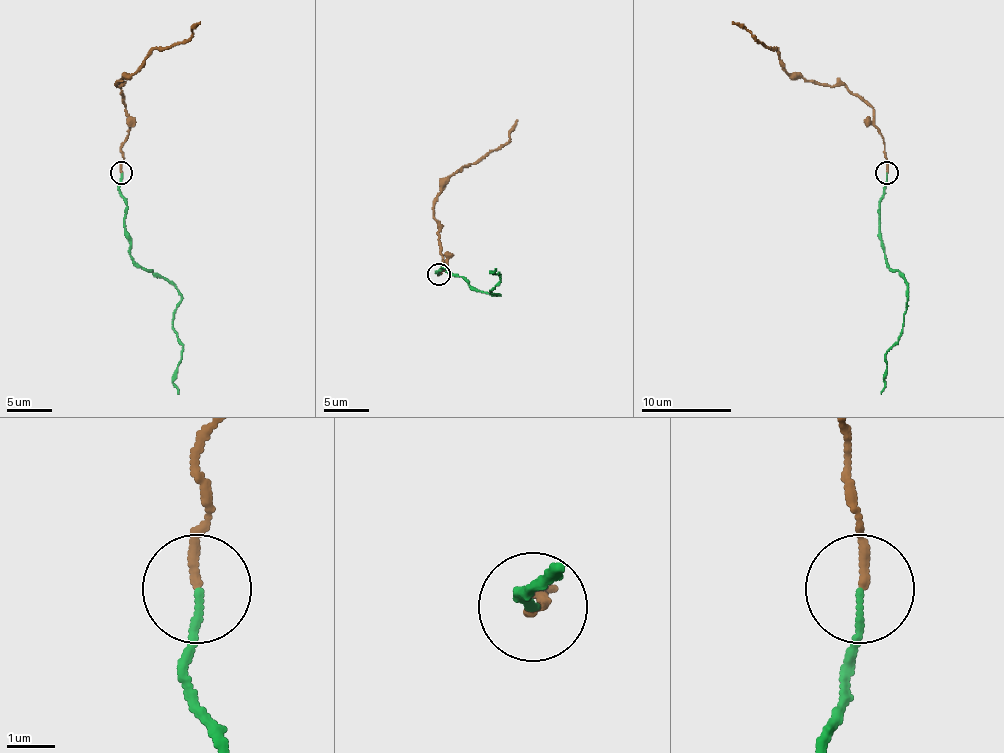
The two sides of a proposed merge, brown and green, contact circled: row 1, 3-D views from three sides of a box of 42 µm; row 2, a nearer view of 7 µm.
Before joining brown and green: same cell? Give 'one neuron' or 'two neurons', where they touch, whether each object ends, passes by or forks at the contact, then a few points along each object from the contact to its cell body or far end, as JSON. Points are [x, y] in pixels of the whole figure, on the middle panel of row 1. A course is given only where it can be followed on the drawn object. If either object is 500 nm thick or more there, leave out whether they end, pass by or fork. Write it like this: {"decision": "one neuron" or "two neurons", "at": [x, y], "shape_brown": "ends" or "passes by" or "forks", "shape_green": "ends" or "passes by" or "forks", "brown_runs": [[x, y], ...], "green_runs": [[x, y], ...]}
{"decision": "two neurons", "at": [438, 274], "shape_brown": "ends", "shape_green": "ends", "brown_runs": [[439, 275], [446, 268], [446, 261], [434, 214], [437, 193], [446, 180], [498, 151], [509, 139], [518, 119]], "green_runs": [[439, 275], [437, 272], [444, 268], [486, 293], [498, 295], [491, 290], [500, 275], [491, 272], [495, 268]]}

